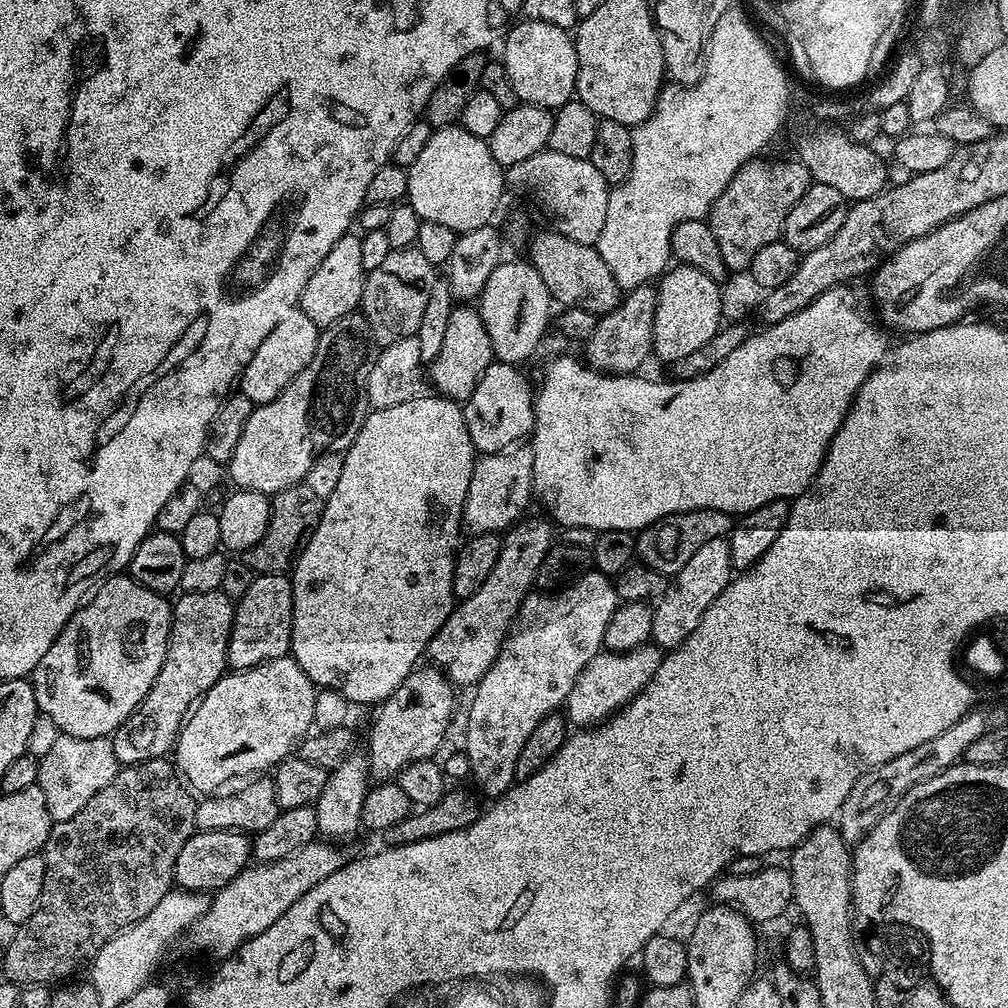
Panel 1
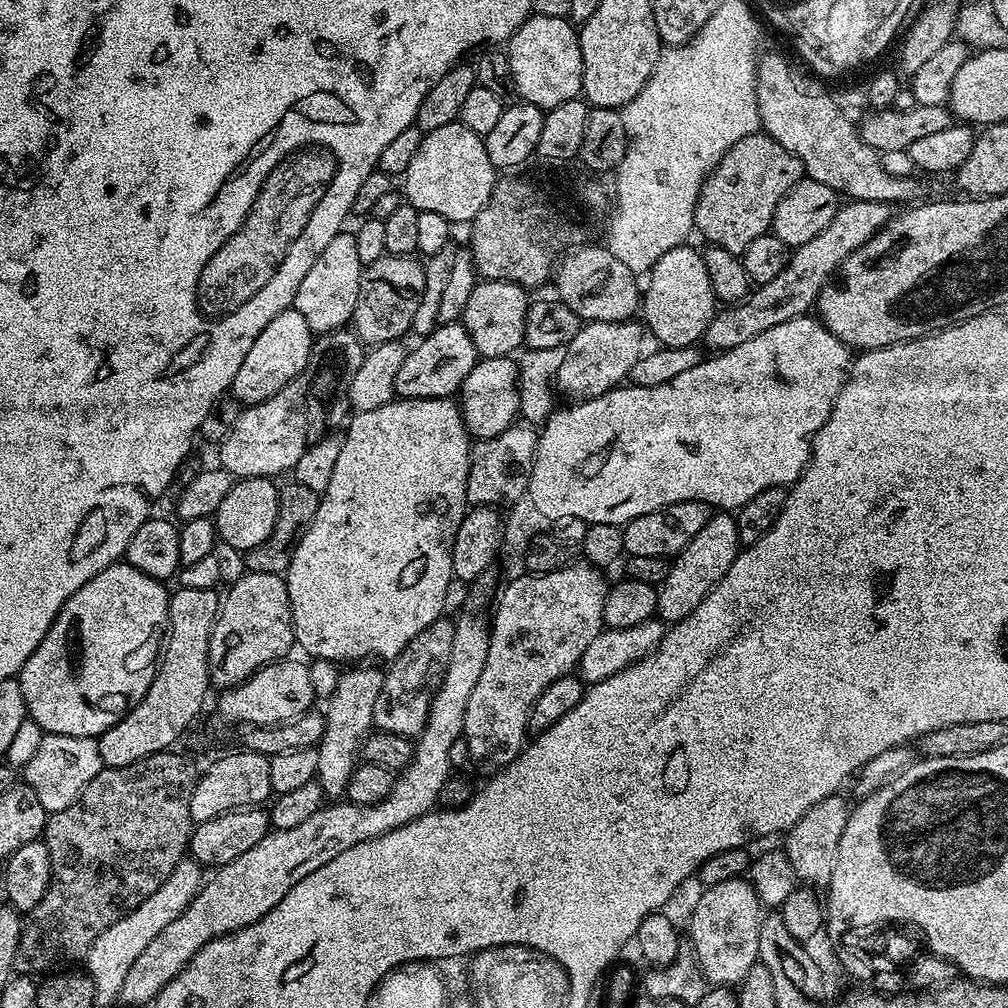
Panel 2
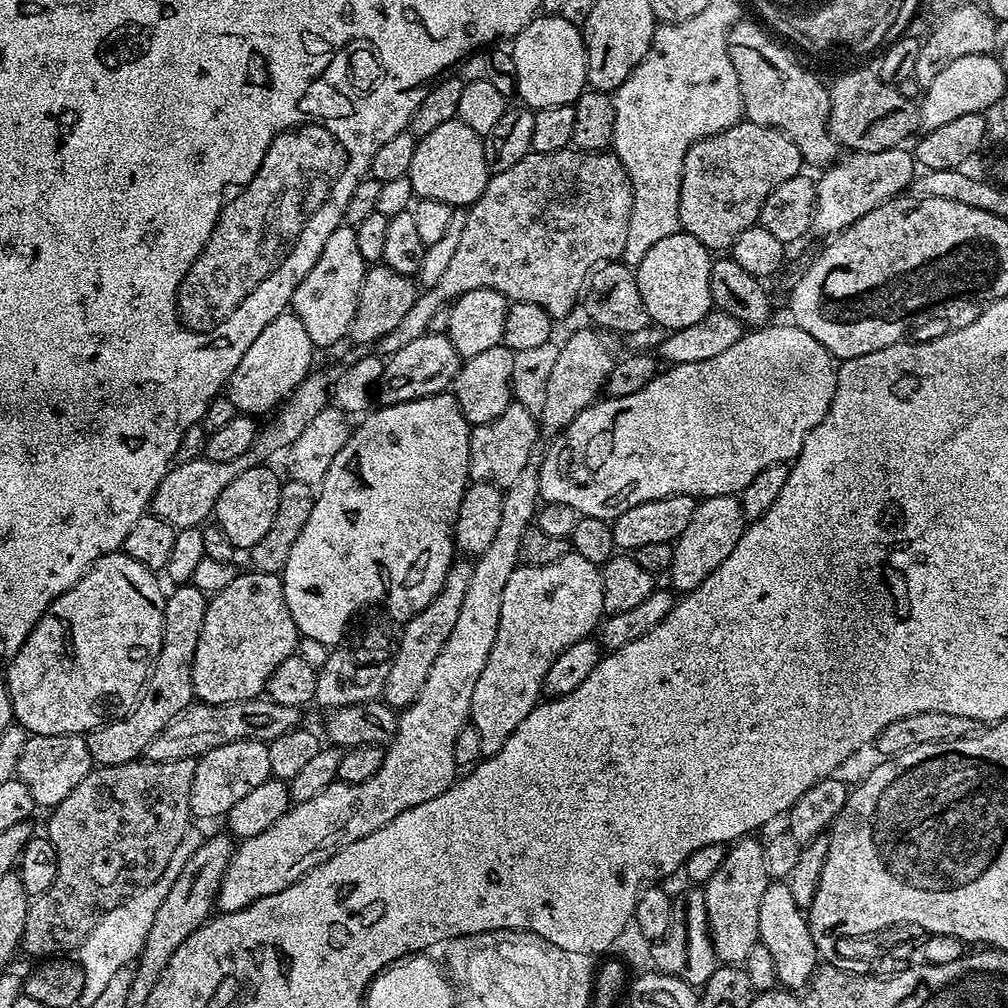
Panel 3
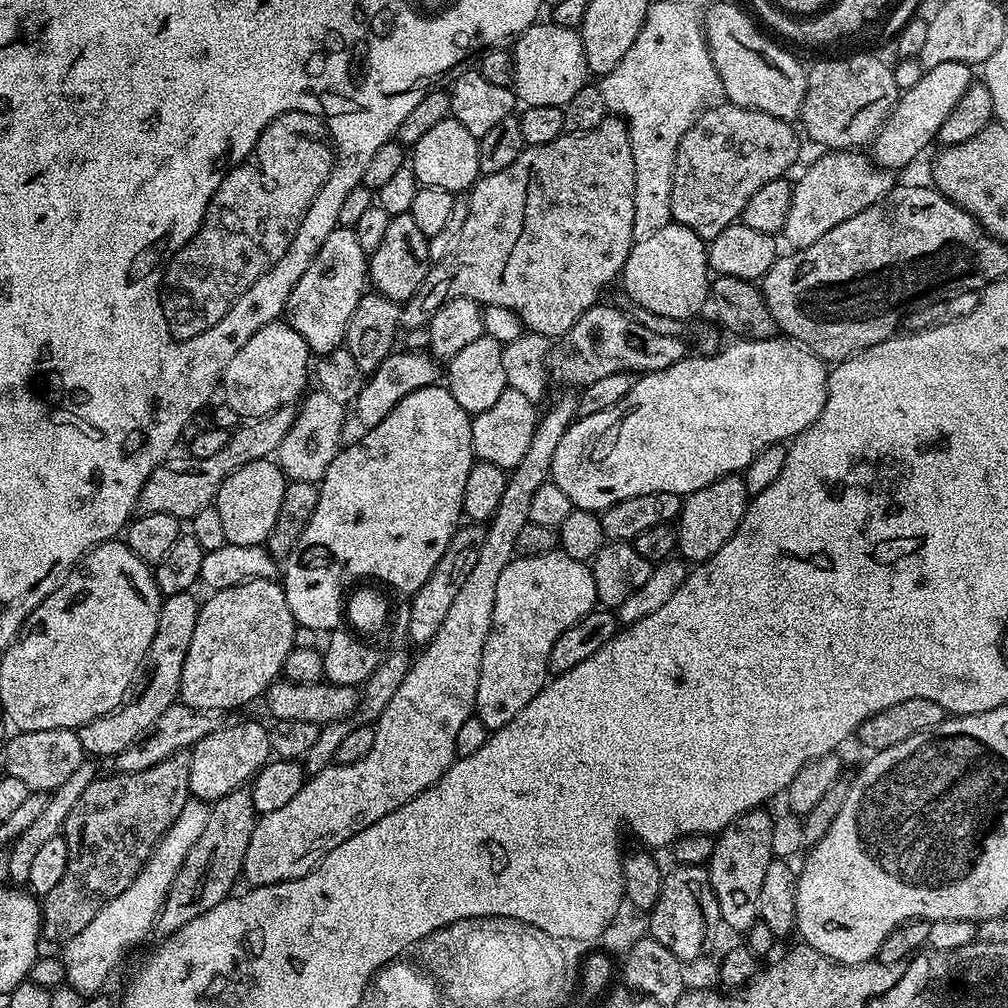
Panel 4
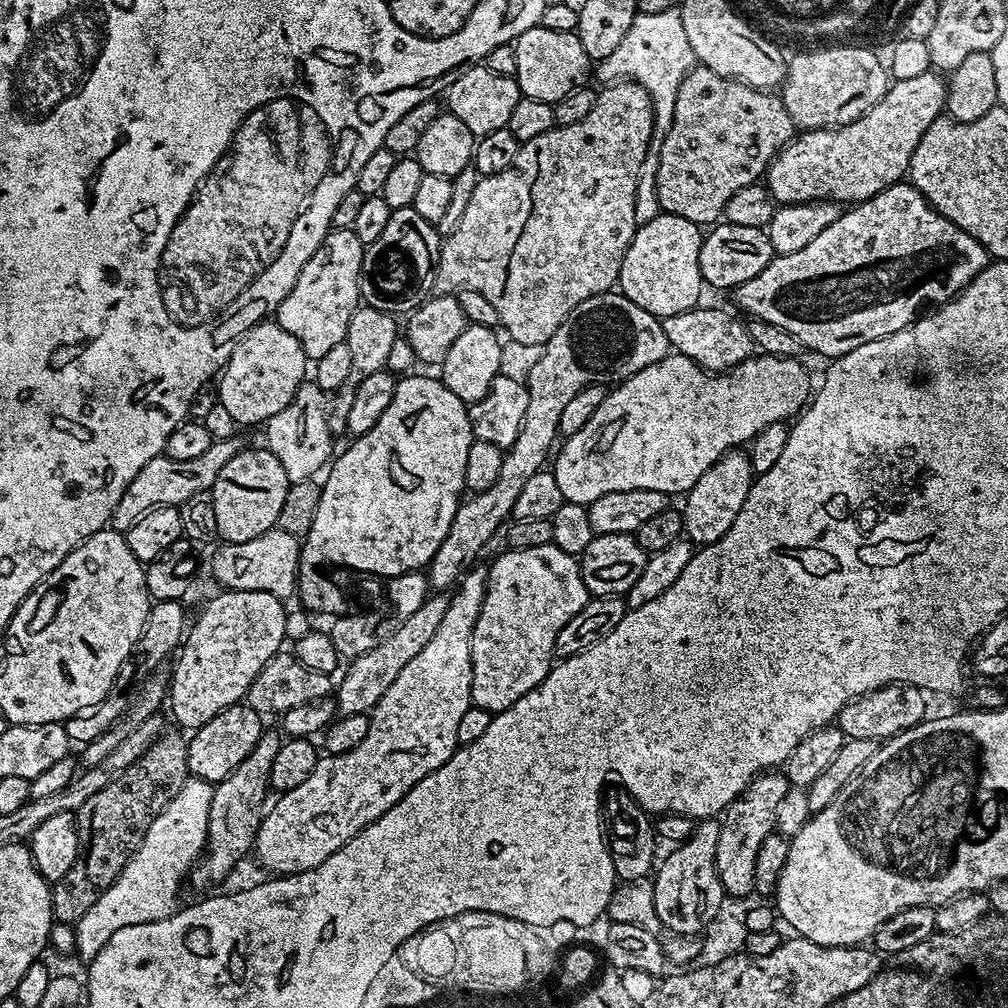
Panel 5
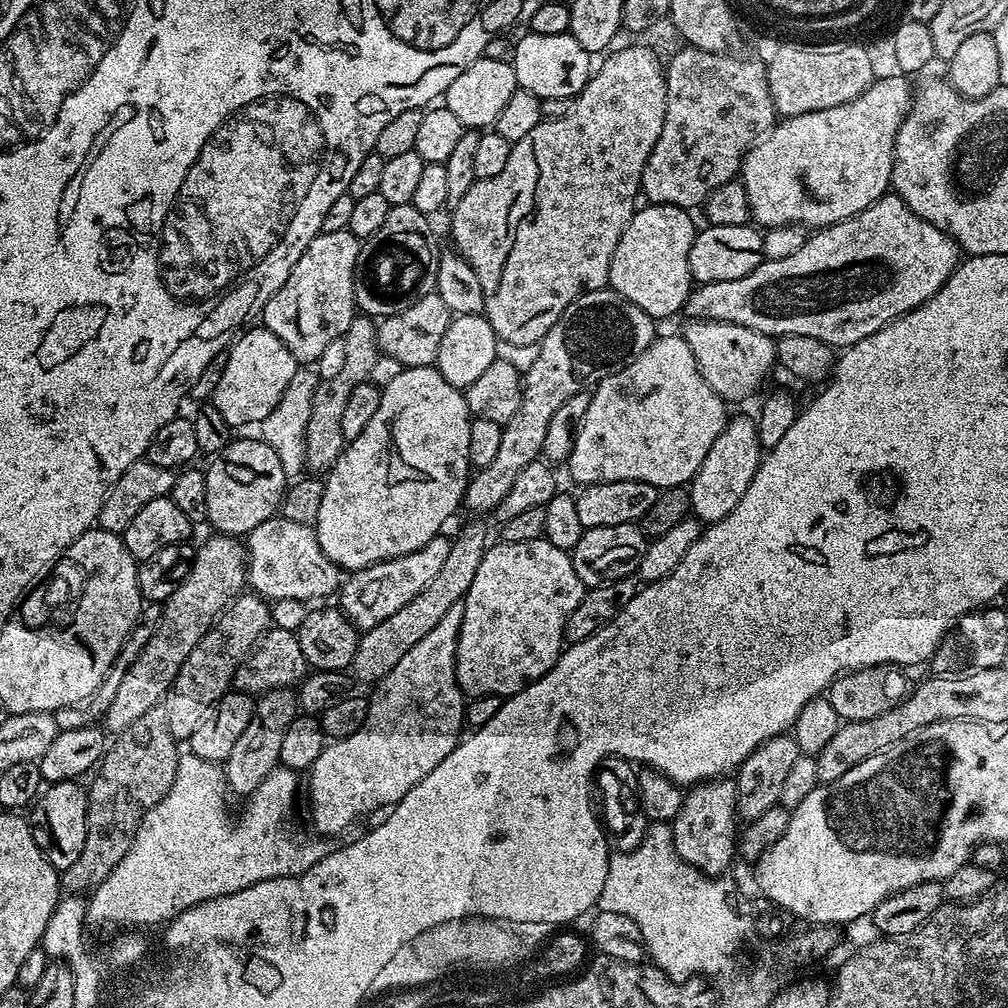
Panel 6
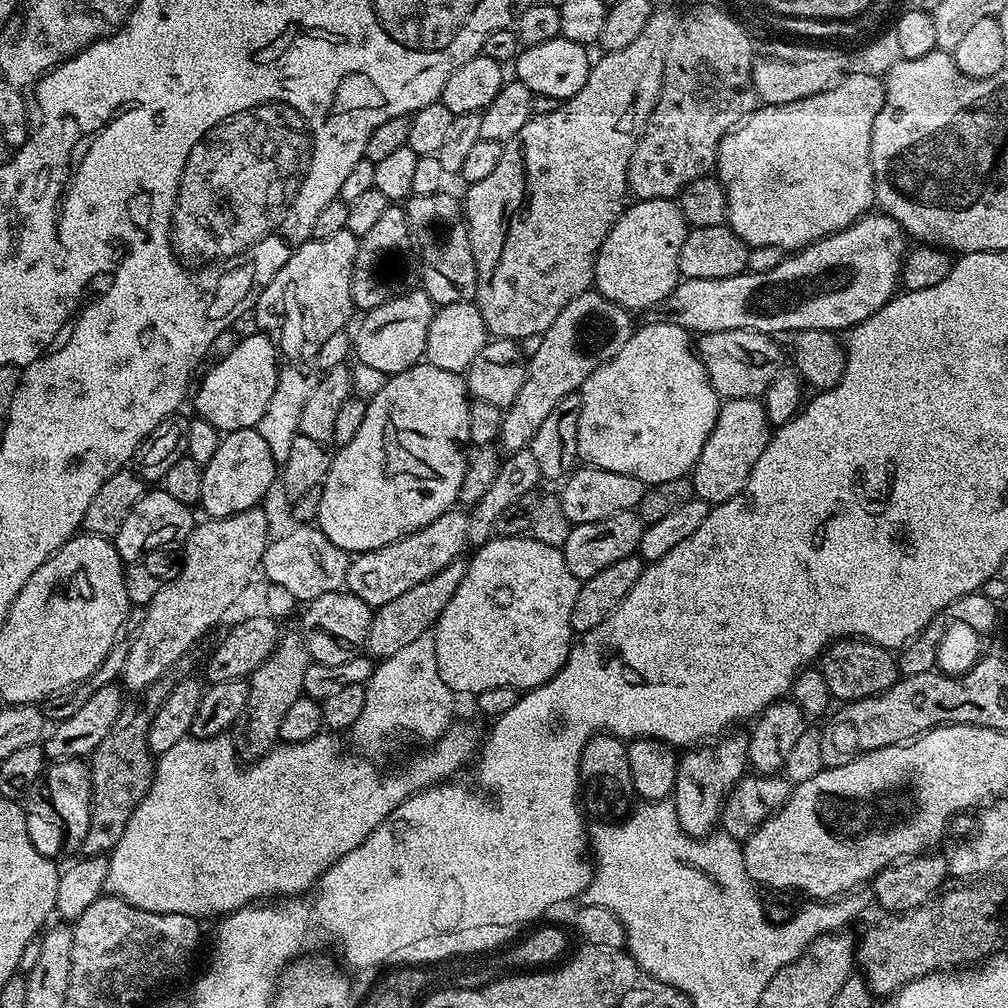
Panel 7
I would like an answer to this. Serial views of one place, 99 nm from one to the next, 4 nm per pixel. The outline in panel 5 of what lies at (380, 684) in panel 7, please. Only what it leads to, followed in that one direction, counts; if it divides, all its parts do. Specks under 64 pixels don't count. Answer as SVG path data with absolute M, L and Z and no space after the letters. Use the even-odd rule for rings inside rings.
M487 567L469 568L448 596L446 615L442 617L438 631L409 664L402 666L390 690L386 690L386 694L382 694L380 701L372 707L368 716L370 730L366 730L366 738L362 738L354 750L346 750L346 754L321 755L314 770L310 770L310 775L306 777L306 782L275 797L276 805L272 804L263 814L254 847L254 856L260 859L262 867L272 871L269 873L295 874L326 862L334 850L346 846L346 842L370 826L370 822L382 818L382 814L386 814L390 806L397 804L412 787L422 782L426 774L438 770L438 766L445 764L456 753L460 719L465 716L468 708L473 707L472 639L487 585Z

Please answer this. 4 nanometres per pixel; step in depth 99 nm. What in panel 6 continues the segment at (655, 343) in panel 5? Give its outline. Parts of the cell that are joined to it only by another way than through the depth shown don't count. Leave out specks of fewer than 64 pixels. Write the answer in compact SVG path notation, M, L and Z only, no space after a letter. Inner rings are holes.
M599 288L593 292L583 292L570 306L566 306L564 313L550 326L550 330L540 341L541 350L538 358L534 361L534 366L523 373L524 393L522 394L522 406L518 406L518 414L510 418L502 425L502 443L498 454L490 462L490 466L479 469L469 479L468 489L464 492L463 507L473 508L473 513L491 513L506 498L510 486L514 486L514 478L530 466L530 462L541 459L546 442L546 430L550 427L550 418L554 418L554 413L562 406L562 402L574 398L574 394L591 389L593 386L606 379L610 374L618 374L626 367L638 354L642 354L657 339L657 321L652 319L646 310L638 310L634 302L626 302L618 293L611 288Z

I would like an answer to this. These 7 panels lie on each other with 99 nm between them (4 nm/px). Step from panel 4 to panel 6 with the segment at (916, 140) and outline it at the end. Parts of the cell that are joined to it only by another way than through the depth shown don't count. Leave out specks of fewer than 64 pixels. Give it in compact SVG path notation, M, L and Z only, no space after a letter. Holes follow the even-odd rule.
M903 75L873 79L871 86L862 94L858 94L858 98L854 98L842 106L830 106L830 110L814 110L810 114L798 114L797 116L789 116L781 119L773 127L771 132L751 145L748 153L744 156L744 162L741 164L738 173L739 179L742 181L746 194L748 195L748 201L750 202L750 210L752 211L751 219L764 230L786 227L788 225L801 225L808 230L819 230L827 228L830 224L842 222L862 210L866 210L876 200L881 200L889 191L892 183L892 163L894 162L893 152L896 134L902 126L904 116L908 113L908 107L912 104L914 95L913 87L909 87L904 80L907 79Z

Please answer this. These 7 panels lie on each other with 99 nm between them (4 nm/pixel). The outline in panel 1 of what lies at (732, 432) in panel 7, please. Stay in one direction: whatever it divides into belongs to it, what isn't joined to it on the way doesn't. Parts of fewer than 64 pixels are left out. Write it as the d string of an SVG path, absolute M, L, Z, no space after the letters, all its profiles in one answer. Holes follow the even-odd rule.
M727 539L711 540L706 546L698 546L690 556L690 562L682 566L676 575L671 577L668 589L662 594L660 600L655 601L652 613L654 626L652 627L652 640L662 650L677 648L694 630L698 630L698 622L702 622L702 614L710 610L710 602L726 590L731 582L734 569L730 562L730 546Z

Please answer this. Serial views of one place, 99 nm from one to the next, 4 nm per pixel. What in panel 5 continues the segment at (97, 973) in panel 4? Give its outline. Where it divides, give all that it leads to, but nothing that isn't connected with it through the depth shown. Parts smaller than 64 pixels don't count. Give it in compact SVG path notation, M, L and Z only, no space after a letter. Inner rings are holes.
M189 778L158 818L150 822L150 830L146 830L138 850L126 862L118 878L74 925L74 952L81 956L81 961L93 960L98 950L110 942L110 934L126 926L161 920L177 911L181 903L180 883L183 880L185 883L205 849L212 792L213 785L208 781Z

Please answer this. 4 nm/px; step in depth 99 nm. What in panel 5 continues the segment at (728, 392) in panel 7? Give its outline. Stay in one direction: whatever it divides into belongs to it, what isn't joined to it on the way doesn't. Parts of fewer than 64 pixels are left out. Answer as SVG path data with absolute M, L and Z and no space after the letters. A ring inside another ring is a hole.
M697 306L677 316L663 317L669 349L690 358L706 372L724 374L753 355L754 345L745 321L735 320L720 308Z

